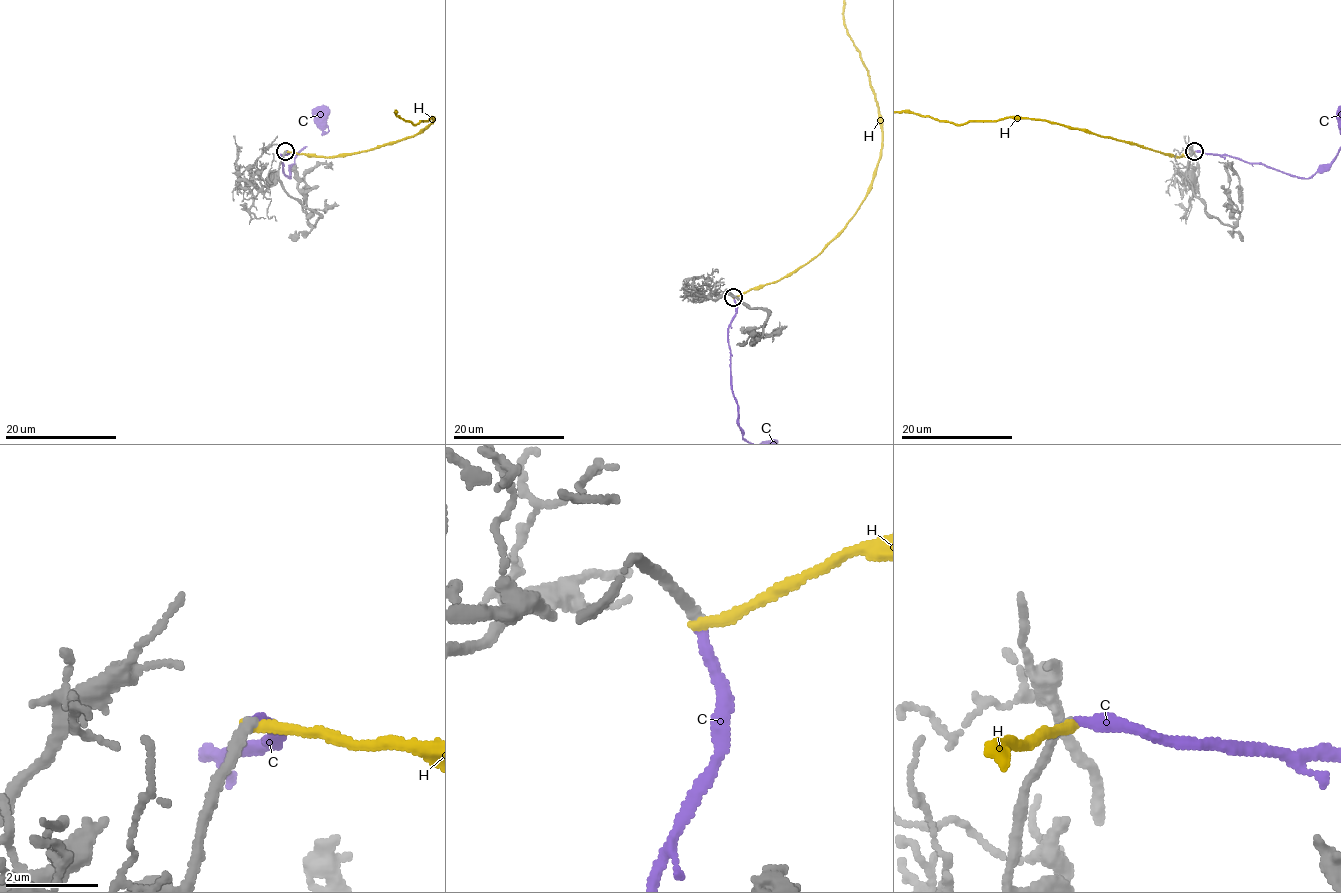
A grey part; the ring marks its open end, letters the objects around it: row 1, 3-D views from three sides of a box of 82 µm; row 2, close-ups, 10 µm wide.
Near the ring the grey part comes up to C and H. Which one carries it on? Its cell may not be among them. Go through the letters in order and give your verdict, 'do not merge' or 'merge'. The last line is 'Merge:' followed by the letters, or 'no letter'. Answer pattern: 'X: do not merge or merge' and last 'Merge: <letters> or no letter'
C: merge
H: do not merge
Merge: C

